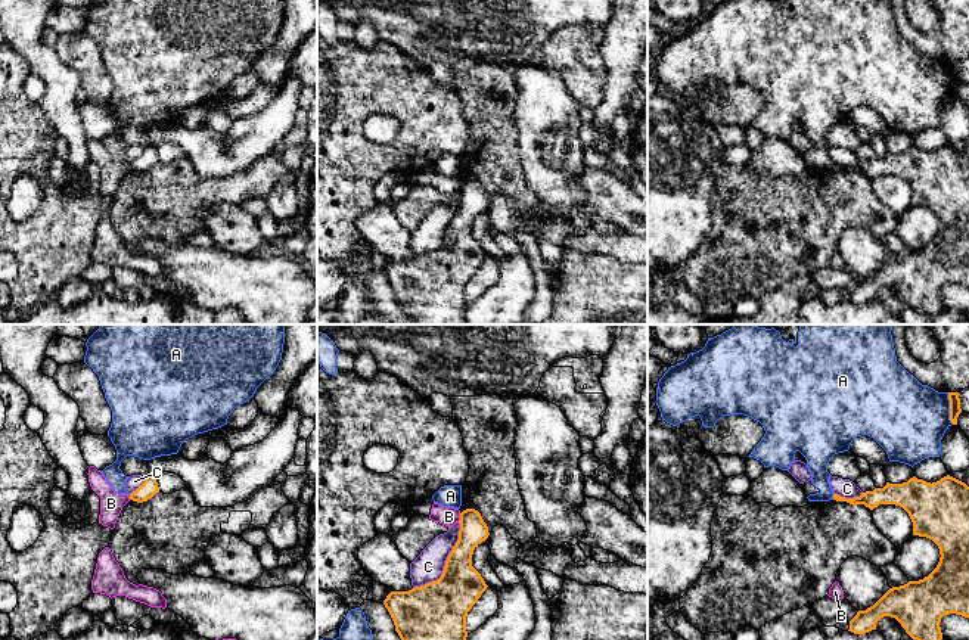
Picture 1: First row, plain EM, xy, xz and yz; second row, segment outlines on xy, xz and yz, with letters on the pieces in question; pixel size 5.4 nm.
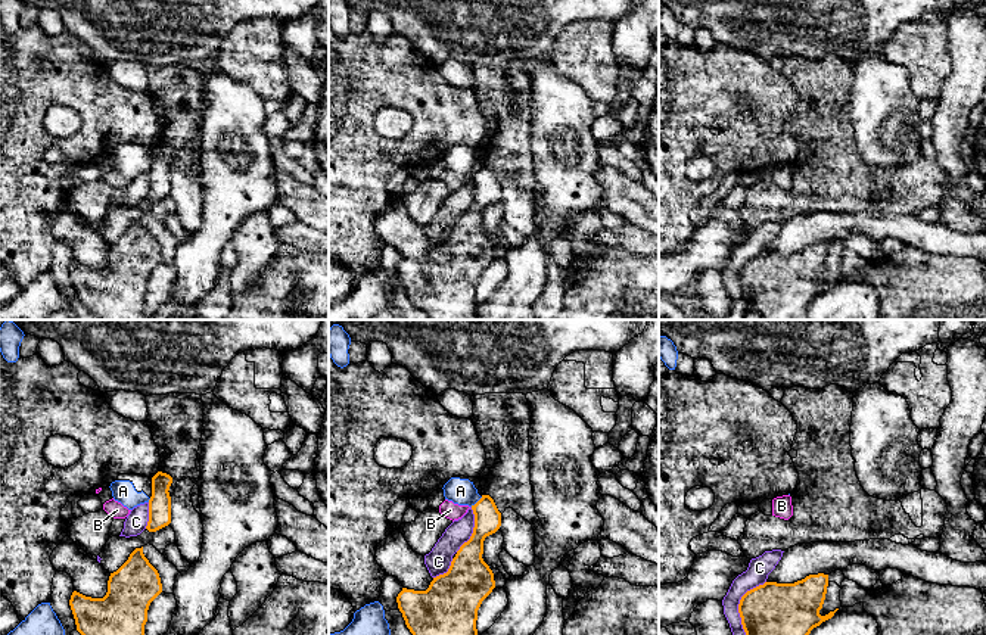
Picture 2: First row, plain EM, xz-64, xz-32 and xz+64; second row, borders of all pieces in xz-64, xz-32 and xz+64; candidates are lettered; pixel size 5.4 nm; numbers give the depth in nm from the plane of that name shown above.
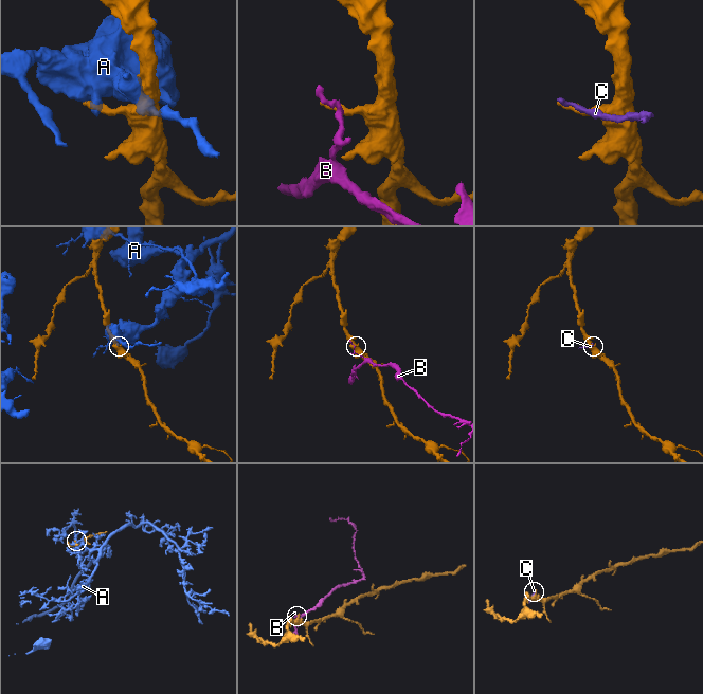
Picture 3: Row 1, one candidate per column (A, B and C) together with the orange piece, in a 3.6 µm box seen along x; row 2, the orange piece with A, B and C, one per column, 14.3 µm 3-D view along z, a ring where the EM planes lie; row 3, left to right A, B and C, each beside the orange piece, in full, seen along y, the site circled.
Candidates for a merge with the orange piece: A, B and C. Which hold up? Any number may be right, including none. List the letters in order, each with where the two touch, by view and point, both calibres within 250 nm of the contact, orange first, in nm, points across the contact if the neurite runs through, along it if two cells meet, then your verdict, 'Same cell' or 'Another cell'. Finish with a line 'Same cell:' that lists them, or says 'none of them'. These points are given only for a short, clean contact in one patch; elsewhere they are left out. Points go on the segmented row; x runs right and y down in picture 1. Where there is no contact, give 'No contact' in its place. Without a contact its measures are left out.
A: Touches orange at yz (950, 409). Thickness 60 nm (orange) against 420 nm. Another cell
B: Touches orange at xz (460, 518). Thickness 150 nm (orange) against 100 nm. Boundary: xz (460, 513), (457, 521). Another cell
C: Touches orange at xz (446, 564). Thickness 300 nm (orange) against 170 nm. Another cell
Same cell: none of them

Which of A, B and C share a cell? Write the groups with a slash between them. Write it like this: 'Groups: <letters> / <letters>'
Groups: A / B / C

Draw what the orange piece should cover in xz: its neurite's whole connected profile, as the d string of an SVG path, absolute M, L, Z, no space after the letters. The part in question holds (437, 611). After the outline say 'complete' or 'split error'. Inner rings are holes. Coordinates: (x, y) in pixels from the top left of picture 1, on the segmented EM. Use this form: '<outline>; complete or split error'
M460 513L459 540L440 580L409 591L391 591L383 600L401 640L466 640L466 616L487 584L472 566L478 544L490 535L481 513Z; complete

